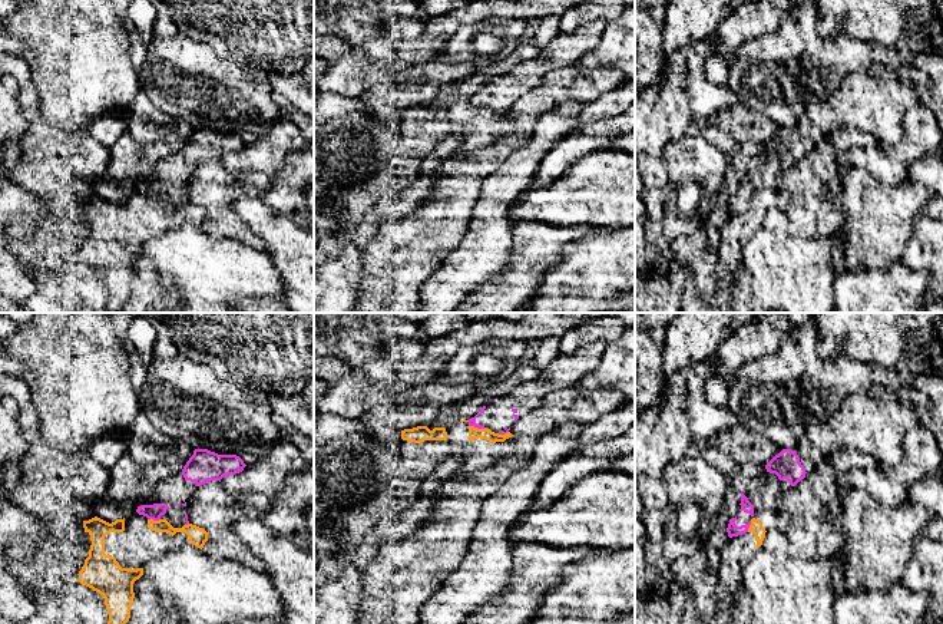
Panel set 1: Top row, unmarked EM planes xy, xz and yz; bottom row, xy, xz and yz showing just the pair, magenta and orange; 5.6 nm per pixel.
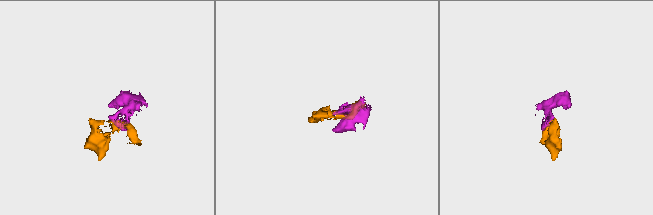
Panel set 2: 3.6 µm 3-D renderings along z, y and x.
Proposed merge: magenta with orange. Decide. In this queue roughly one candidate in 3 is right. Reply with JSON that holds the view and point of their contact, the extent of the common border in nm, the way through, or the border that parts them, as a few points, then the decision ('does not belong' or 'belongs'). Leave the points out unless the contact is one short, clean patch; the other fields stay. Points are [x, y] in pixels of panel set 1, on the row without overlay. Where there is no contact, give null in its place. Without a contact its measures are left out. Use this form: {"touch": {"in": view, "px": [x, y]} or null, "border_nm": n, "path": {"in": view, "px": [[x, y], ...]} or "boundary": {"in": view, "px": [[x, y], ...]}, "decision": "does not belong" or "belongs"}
{"touch": {"in": "xz", "px": [477, 106]}, "border_nm": 100, "boundary": {"in": "xz", "px": [[469, 104], [485, 106]]}, "decision": "does not belong"}

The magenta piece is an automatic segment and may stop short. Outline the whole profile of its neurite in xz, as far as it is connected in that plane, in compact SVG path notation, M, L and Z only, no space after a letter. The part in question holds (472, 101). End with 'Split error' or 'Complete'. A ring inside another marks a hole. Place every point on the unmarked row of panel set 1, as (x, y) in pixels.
M598 20L573 33L559 33L536 57L483 85L479 93L469 98L469 105L507 112L520 95L543 85L547 72L576 65L585 53L595 49L605 24L606 22Z. Split error

